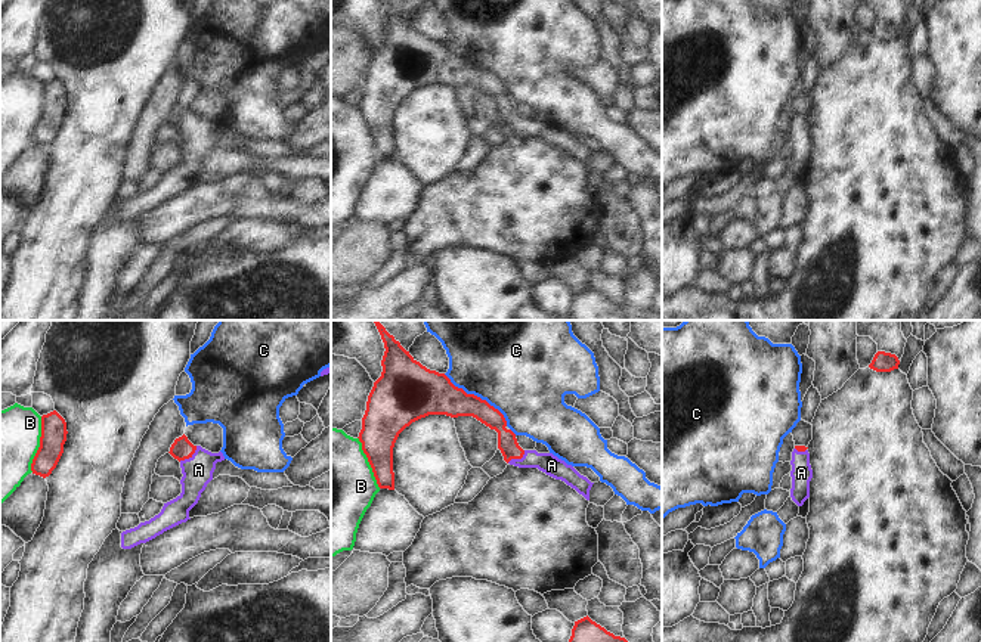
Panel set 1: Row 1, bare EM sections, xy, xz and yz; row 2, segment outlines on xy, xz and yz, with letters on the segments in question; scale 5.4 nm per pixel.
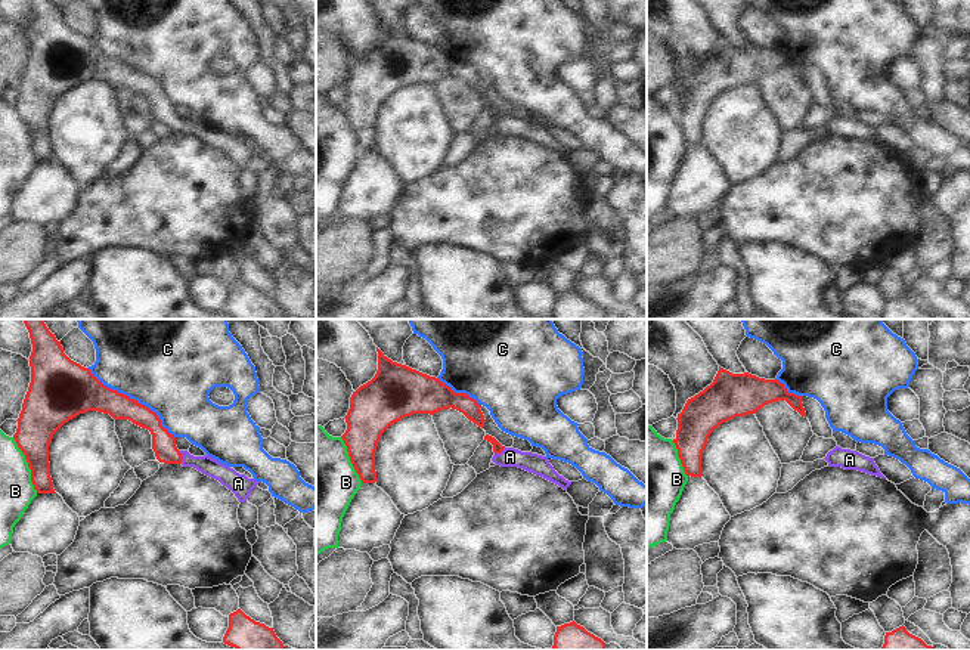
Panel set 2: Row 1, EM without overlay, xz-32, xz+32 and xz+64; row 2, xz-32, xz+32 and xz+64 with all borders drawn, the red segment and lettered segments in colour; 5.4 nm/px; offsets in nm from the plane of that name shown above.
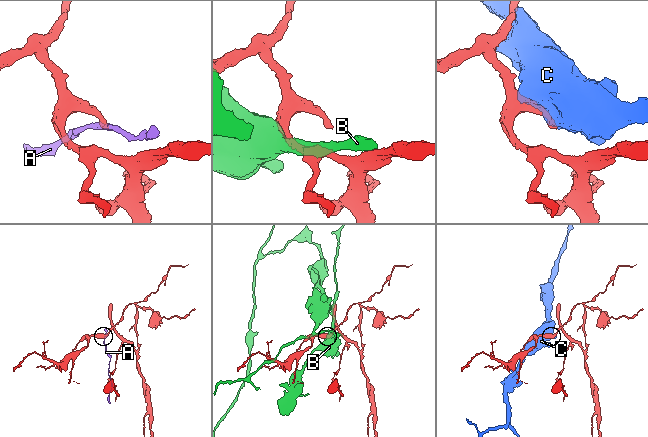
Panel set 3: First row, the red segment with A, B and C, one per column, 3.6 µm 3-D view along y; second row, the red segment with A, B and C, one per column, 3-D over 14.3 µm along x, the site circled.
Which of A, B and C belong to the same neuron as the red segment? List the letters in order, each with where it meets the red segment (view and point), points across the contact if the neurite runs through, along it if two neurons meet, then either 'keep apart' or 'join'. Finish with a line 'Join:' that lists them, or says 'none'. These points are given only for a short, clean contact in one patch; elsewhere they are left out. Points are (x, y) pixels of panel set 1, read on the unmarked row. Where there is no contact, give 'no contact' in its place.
A: meets red in xy at (189, 126); runs through xy (182, 118), (189, 126), (198, 139); join
B: meets red in xy at (40, 114); border along xy (42, 86), (40, 115), (33, 129), (31, 140); keep apart
C: meets red in xz at (479, 67); keep apart
Join: A

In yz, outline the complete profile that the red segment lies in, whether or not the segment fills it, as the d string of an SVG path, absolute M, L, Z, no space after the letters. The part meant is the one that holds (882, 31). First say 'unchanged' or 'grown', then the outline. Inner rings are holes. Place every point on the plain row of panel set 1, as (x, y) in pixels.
unchanged | M878 21L869 34L870 38L876 41L891 41L898 38L900 30L895 24Z

